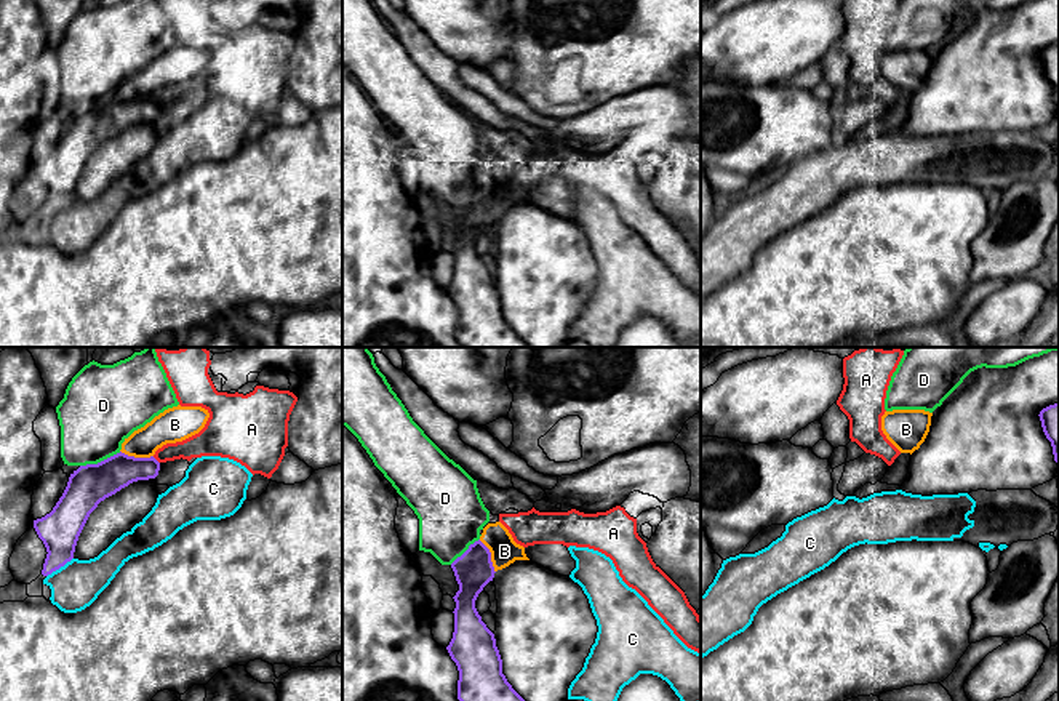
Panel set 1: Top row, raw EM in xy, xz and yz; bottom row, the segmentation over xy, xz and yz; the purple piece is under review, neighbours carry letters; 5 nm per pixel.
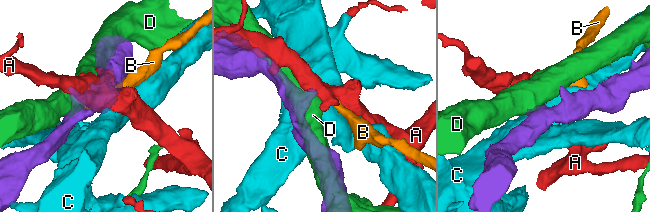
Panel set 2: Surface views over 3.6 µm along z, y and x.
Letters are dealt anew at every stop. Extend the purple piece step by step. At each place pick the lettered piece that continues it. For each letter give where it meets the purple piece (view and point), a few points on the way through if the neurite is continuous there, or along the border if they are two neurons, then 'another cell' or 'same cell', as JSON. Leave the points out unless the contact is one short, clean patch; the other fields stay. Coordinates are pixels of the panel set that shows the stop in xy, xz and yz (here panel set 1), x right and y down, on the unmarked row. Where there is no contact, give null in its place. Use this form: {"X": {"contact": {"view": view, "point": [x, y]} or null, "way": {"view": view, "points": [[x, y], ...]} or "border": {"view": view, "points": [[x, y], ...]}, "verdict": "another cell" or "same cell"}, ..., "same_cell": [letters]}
{"A": {"contact": {"view": "xy", "point": [155, 101]}, "verdict": "another cell"}, "B": {"contact": {"view": "xy", "point": [136, 100]}, "border": {"view": "xy", "points": [[120, 92], [135, 98], [152, 98]]}, "verdict": "another cell"}, "C": {"contact": {"view": "xy", "point": [59, 208]}, "verdict": "another cell"}, "D": {"contact": {"view": "xy", "point": [101, 103]}, "verdict": "another cell"}, "same_cell": []}

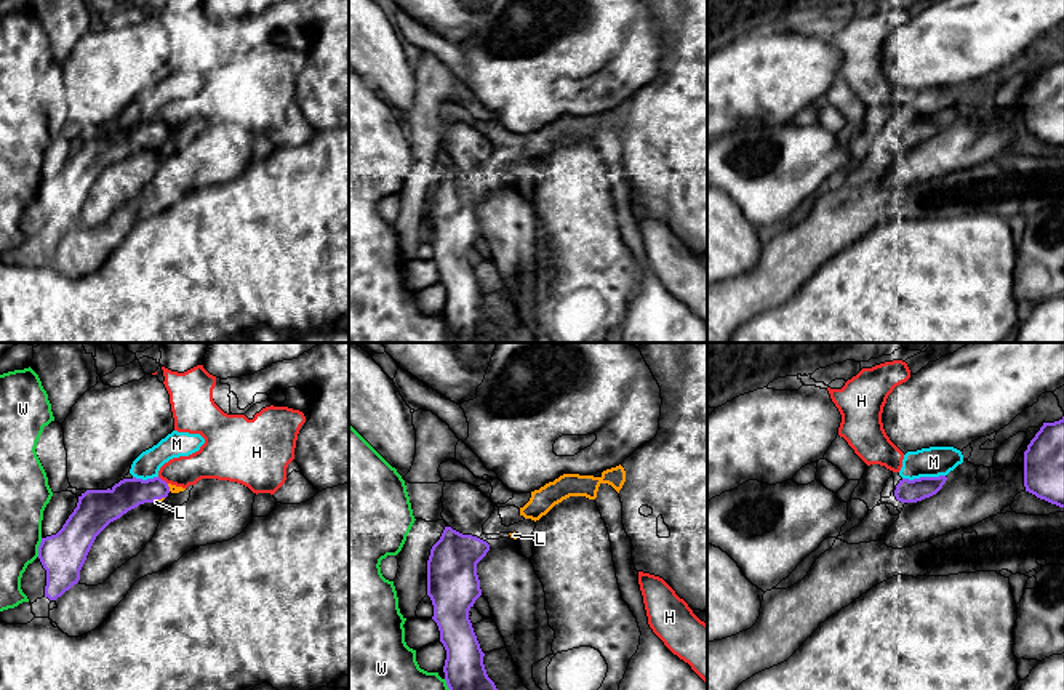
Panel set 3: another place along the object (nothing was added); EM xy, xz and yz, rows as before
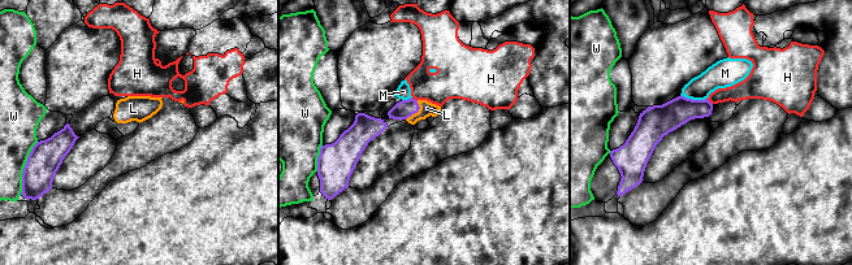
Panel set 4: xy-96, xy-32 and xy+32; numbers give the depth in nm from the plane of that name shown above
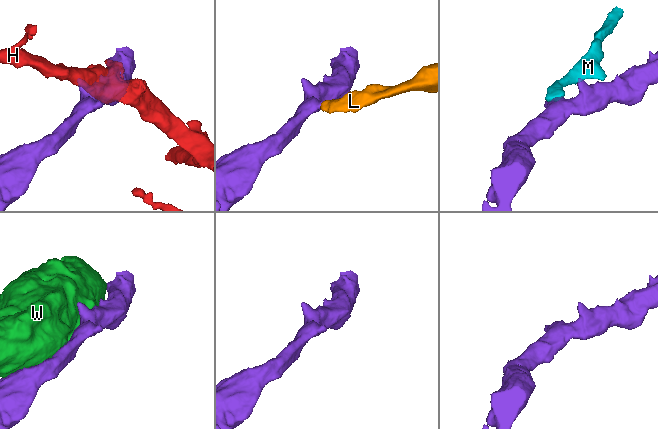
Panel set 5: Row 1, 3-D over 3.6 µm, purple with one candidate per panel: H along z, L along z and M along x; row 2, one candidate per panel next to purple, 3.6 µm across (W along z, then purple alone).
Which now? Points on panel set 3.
{"H": {"contact": {"view": "xy", "point": [164, 122]}, "verdict": "another cell"}, "L": {"contact": {"view": "xy", "point": [157, 140]}, "verdict": "same cell"}, "M": {"contact": {"view": "yz", "point": [924, 119]}, "border": {"view": "yz", "points": [[944, 116], [903, 120]]}, "verdict": "another cell"}, "W": {"contact": {"view": "xy", "point": [39, 189]}, "verdict": "another cell"}, "same_cell": ["L"]}

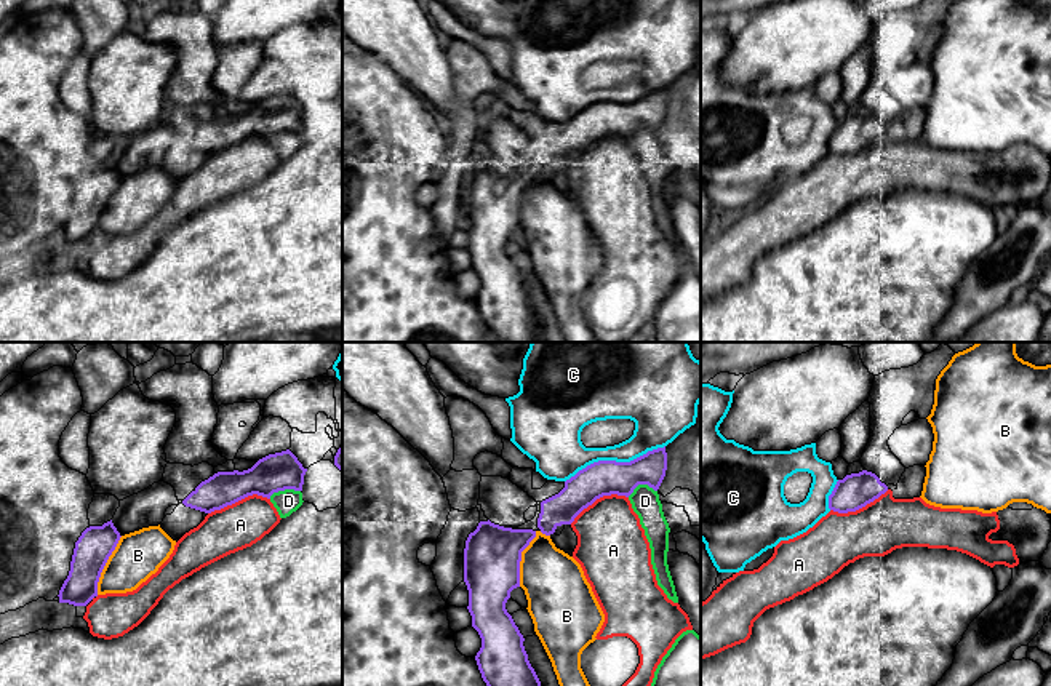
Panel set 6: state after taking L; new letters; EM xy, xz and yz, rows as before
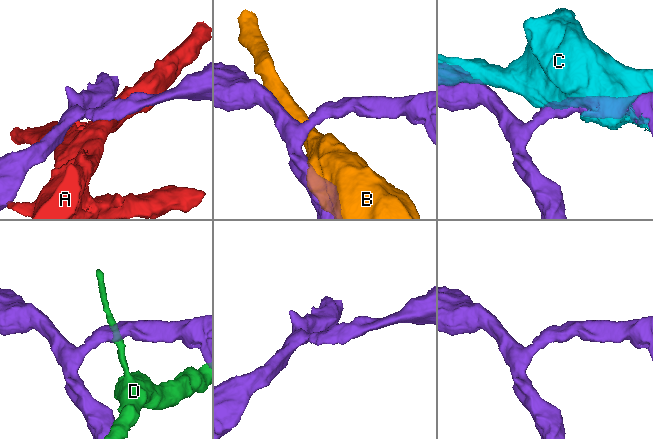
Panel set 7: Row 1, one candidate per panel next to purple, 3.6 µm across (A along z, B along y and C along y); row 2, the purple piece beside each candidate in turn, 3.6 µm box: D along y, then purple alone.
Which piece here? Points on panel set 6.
{"A": {"contact": {"view": "xy", "point": [239, 141]}, "verdict": "another cell"}, "B": {"contact": {"view": "xy", "point": [104, 207]}, "verdict": "another cell"}, "C": {"contact": {"view": "xz", "point": [615, 103]}, "verdict": "another cell"}, "D": {"contact": {"view": "xy", "point": [283, 131]}, "verdict": "another cell"}, "same_cell": []}

